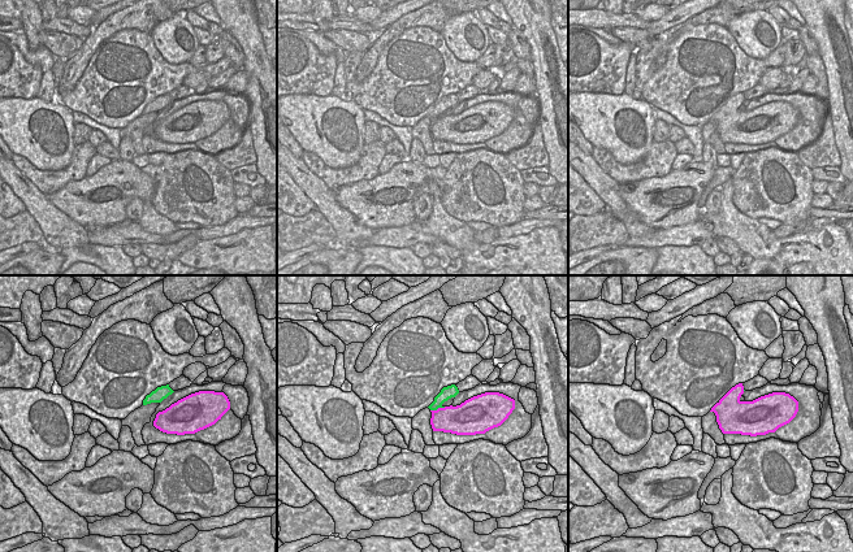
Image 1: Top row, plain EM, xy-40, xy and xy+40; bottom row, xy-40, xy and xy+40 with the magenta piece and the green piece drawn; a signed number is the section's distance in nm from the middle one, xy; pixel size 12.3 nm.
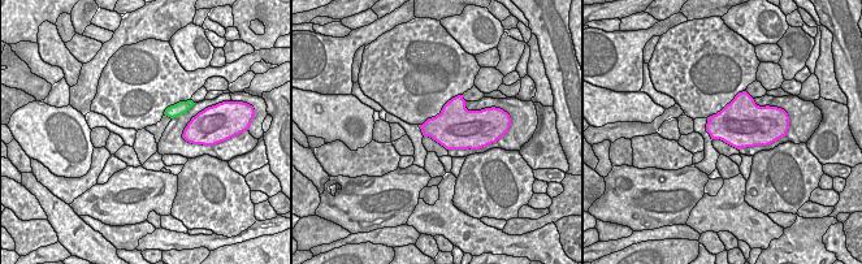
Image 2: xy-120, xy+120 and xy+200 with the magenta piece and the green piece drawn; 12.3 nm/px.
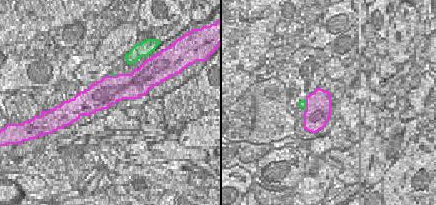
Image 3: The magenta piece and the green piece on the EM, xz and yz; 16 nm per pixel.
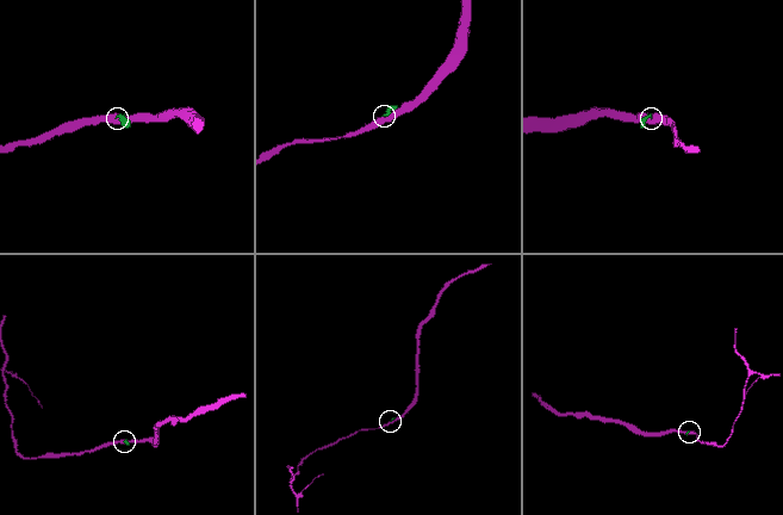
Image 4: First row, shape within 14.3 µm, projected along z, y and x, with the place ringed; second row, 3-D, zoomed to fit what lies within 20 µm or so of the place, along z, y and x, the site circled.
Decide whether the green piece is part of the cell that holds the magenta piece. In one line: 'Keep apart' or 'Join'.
Join

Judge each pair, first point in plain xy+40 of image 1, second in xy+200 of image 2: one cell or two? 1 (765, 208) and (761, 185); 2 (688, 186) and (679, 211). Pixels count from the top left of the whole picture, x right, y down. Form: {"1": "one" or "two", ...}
{"1": "one", "2": "one"}

